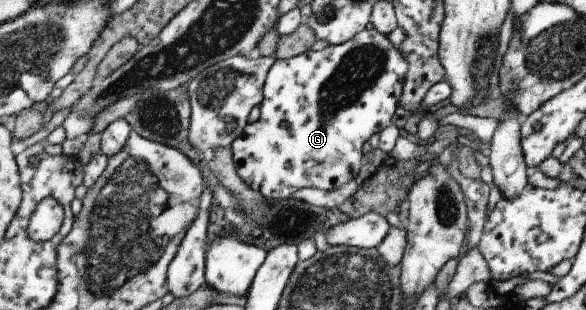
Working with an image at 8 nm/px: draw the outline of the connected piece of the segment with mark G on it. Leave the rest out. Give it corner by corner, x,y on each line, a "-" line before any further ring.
365,28
355,33
349,40
338,45
328,44
321,50
308,50
300,55
272,62
268,69
263,83
263,98
259,103
259,117
255,122
247,123
242,133
231,141
230,151
231,158
234,162
234,169
237,176
242,179
245,184
262,194
263,197
270,201
282,201
290,198
290,194
294,190
306,187
314,187
319,190
332,190
334,187
339,188
350,180
353,180
360,165
360,157
362,154
362,143
366,141
370,135
380,133
390,123
390,117
396,109
398,96
401,94
404,76
407,70
407,63
402,54
394,48
385,35
379,34
374,28
366,30

